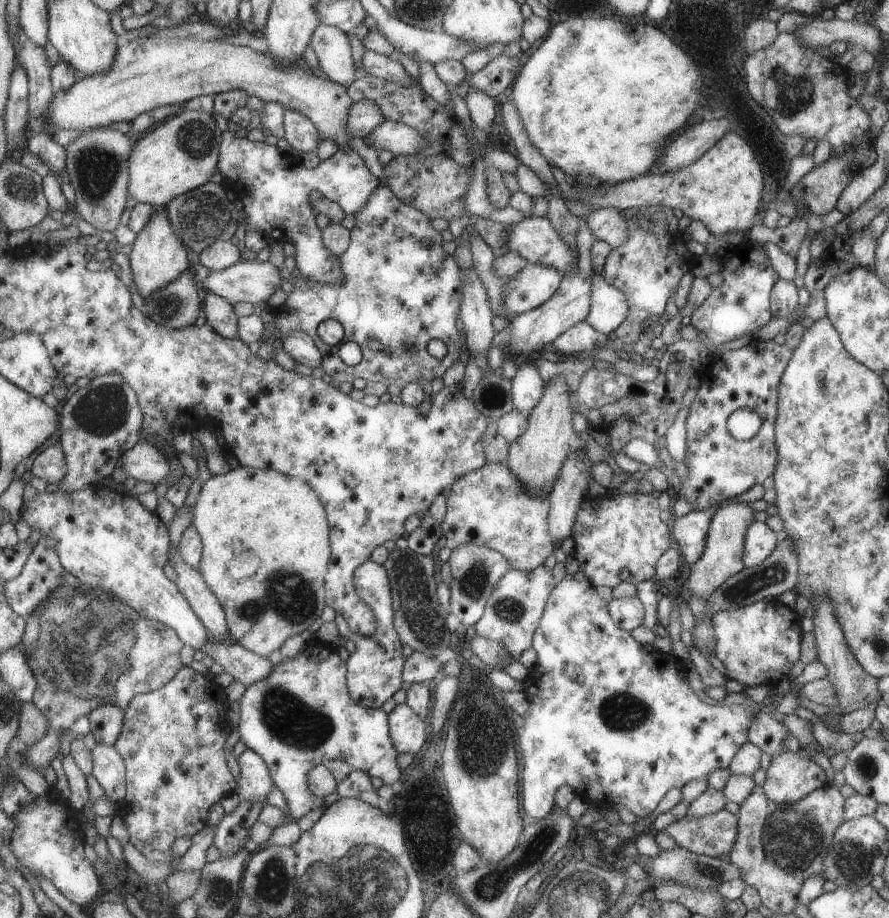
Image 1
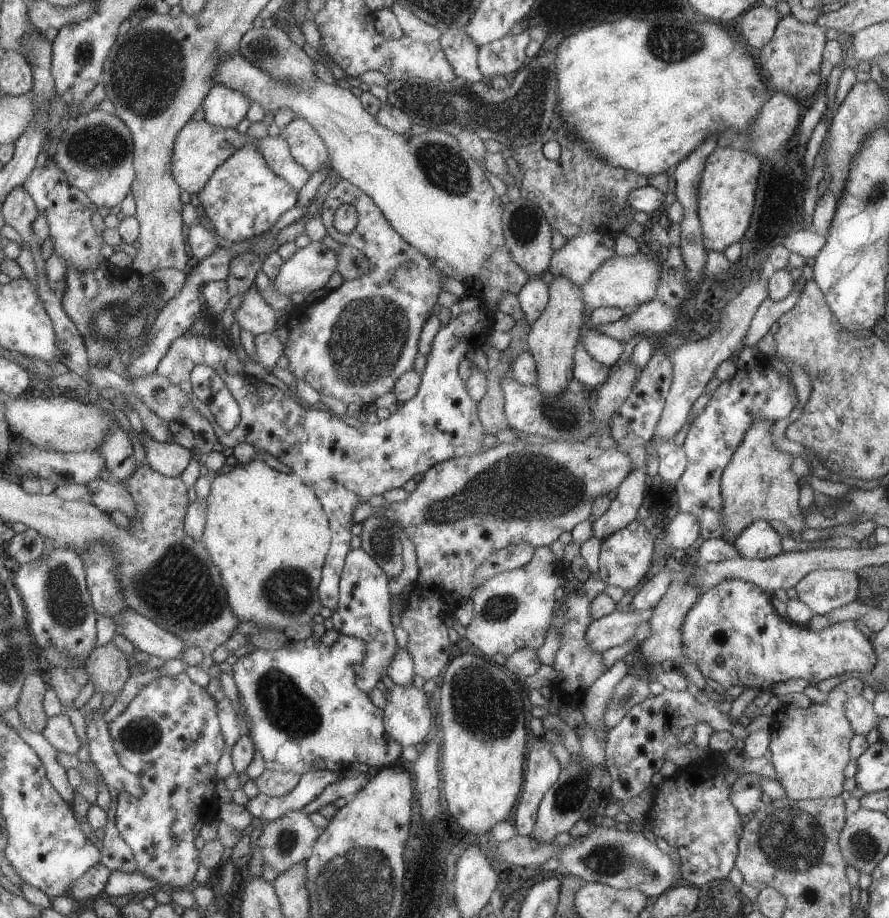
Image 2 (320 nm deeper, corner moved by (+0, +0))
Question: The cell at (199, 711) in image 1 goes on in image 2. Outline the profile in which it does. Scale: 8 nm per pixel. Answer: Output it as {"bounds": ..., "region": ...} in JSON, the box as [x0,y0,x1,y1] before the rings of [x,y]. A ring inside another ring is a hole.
{"bounds":[108,672,225,892],"region":[[[180,672],[172,677],[151,680],[141,687],[123,712],[108,722],[118,764],[123,770],[139,777],[143,792],[137,798],[125,791],[118,792],[115,826],[132,850],[136,869],[156,880],[160,890],[166,892],[194,885],[193,875],[200,862],[193,840],[203,823],[218,816],[220,801],[215,793],[215,765],[223,754],[225,743],[216,715],[216,704],[217,701],[205,688],[194,684],[184,672]]]}

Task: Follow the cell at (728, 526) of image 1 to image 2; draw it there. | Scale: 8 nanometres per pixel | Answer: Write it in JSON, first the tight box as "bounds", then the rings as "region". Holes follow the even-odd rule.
{"bounds":[720,417,805,542],"region":[[[757,417],[745,431],[740,445],[733,451],[727,466],[720,476],[720,493],[723,499],[723,522],[725,525],[724,538],[729,542],[753,521],[778,520],[798,536],[800,530],[805,529],[800,517],[801,508],[797,505],[799,486],[798,477],[791,471],[791,454],[782,452],[775,447],[771,439],[771,424],[769,419]]]}

